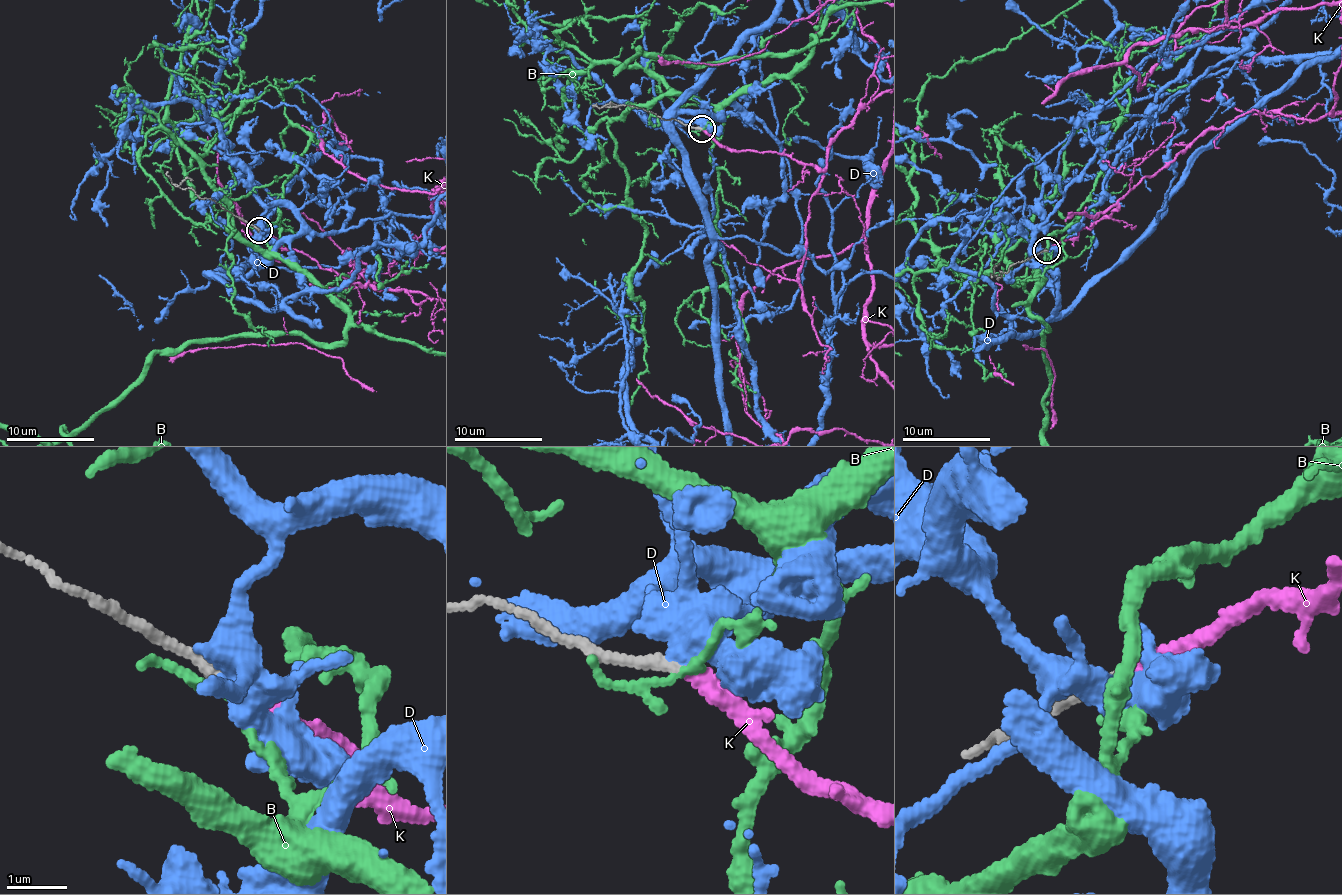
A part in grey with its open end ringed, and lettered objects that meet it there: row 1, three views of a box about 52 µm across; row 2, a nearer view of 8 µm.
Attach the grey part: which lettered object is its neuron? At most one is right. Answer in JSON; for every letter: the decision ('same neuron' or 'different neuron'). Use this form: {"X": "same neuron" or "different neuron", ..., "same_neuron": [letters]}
{"B": "different neuron", "D": "different neuron", "K": "same neuron", "same_neuron": ["K"]}

